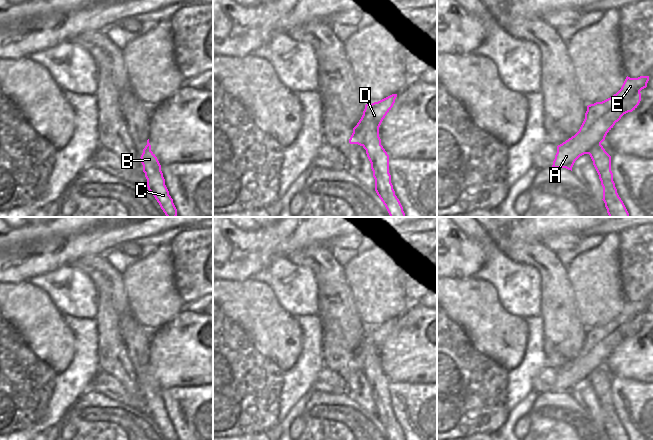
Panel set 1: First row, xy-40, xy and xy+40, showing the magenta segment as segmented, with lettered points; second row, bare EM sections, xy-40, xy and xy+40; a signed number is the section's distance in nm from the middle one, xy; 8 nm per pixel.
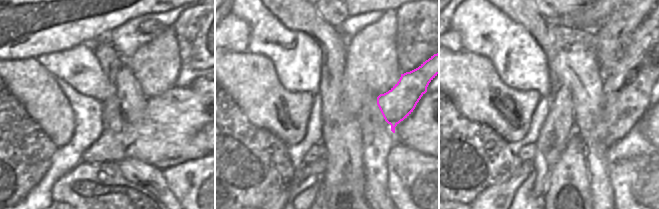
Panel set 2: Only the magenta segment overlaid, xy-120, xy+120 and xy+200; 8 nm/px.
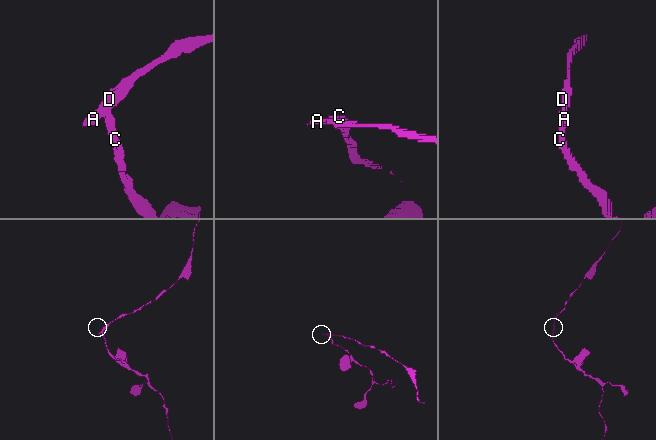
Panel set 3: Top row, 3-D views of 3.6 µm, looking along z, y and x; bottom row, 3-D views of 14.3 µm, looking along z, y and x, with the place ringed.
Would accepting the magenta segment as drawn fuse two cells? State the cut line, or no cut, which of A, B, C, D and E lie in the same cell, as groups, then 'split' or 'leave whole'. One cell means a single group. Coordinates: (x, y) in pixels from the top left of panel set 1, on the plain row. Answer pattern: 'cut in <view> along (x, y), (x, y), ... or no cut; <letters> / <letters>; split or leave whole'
cut in xy along (378, 353), (372, 354), (365, 361), (365, 368), (363, 370); A D E / B C; split

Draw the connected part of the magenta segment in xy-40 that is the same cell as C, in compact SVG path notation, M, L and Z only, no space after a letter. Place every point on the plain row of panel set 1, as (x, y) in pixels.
M149 363L140 382L143 396L147 403L148 414L155 421L166 440L177 440L177 433L165 409L161 389L155 378L151 375Z

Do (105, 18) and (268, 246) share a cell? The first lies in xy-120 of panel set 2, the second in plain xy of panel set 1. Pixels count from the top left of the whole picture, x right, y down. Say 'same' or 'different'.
same

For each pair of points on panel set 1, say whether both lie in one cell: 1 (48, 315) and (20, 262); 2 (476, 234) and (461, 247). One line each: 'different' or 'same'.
1: different
2: different

